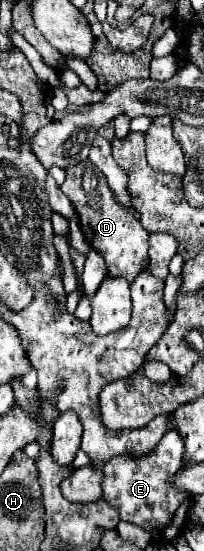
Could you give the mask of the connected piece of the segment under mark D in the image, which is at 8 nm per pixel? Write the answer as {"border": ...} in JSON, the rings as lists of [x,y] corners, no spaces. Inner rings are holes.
{"border":[[[82,160],[80,164],[66,168],[66,180],[62,184],[62,192],[72,200],[78,216],[82,232],[88,244],[98,250],[108,266],[110,276],[122,276],[132,282],[140,272],[142,264],[148,260],[148,230],[140,224],[140,218],[128,208],[120,206],[114,192],[110,190],[106,176],[96,170],[90,160]]]}

